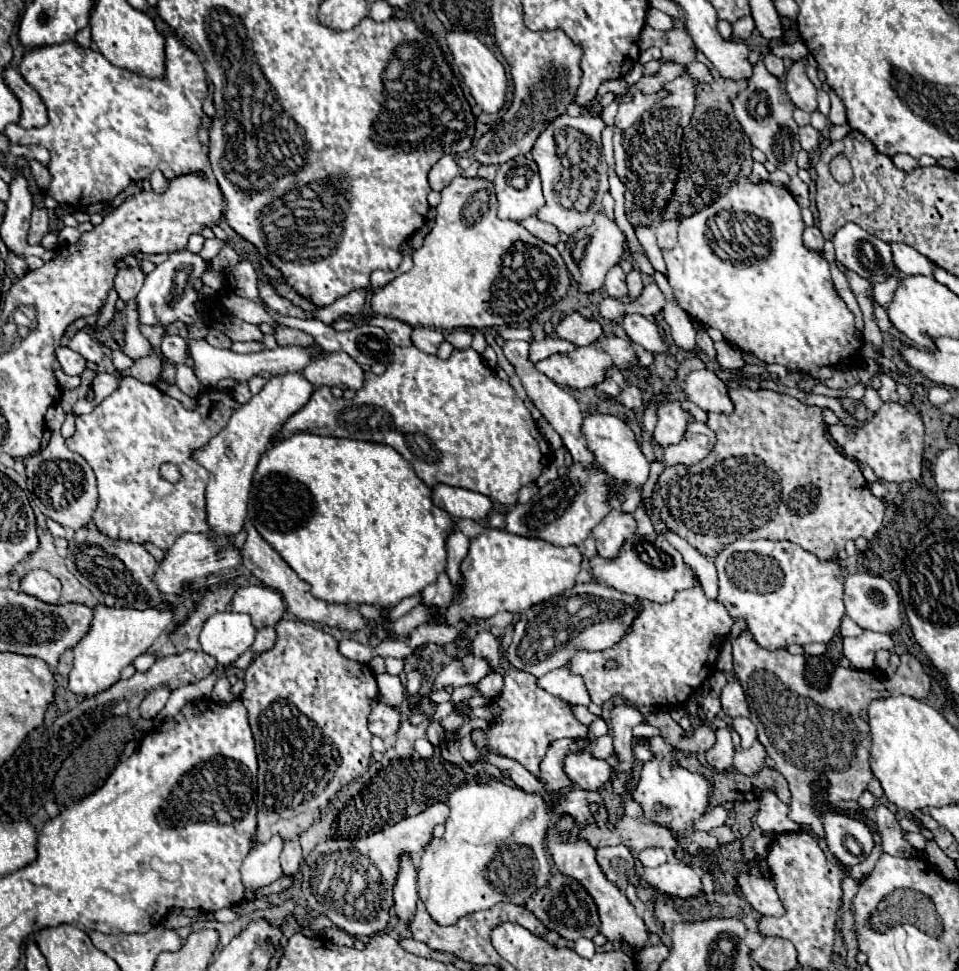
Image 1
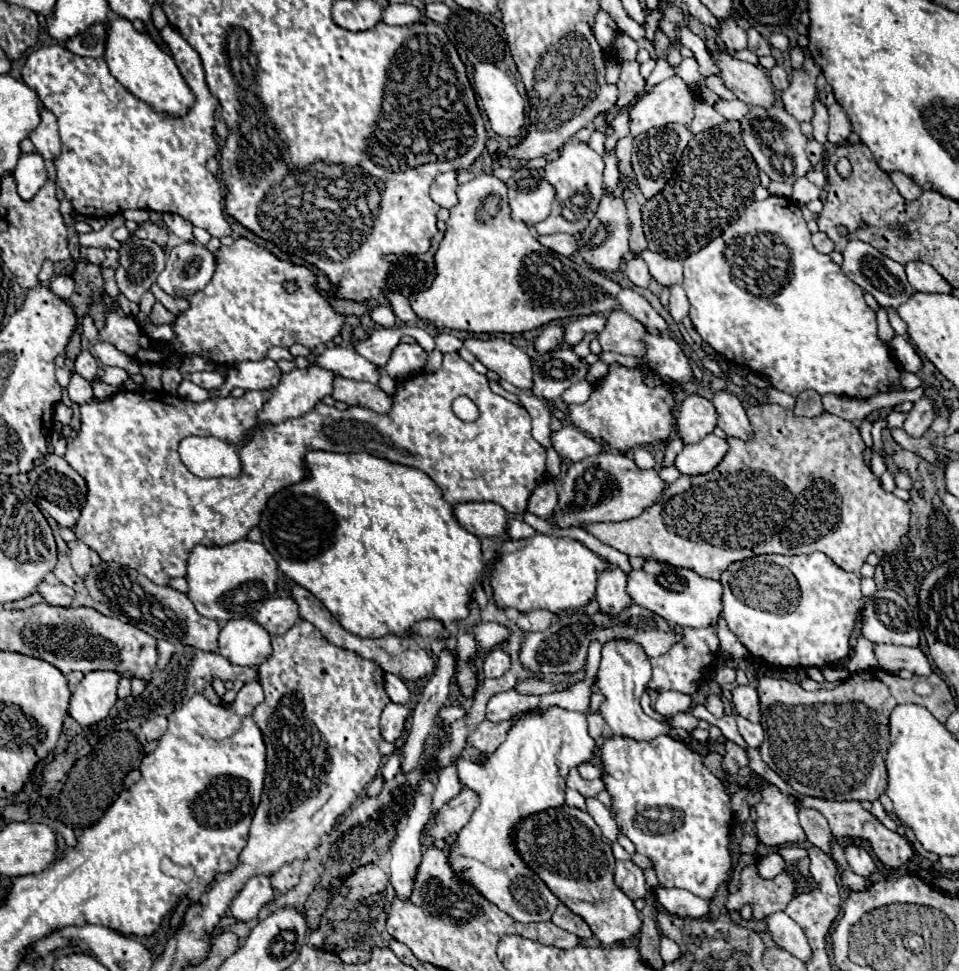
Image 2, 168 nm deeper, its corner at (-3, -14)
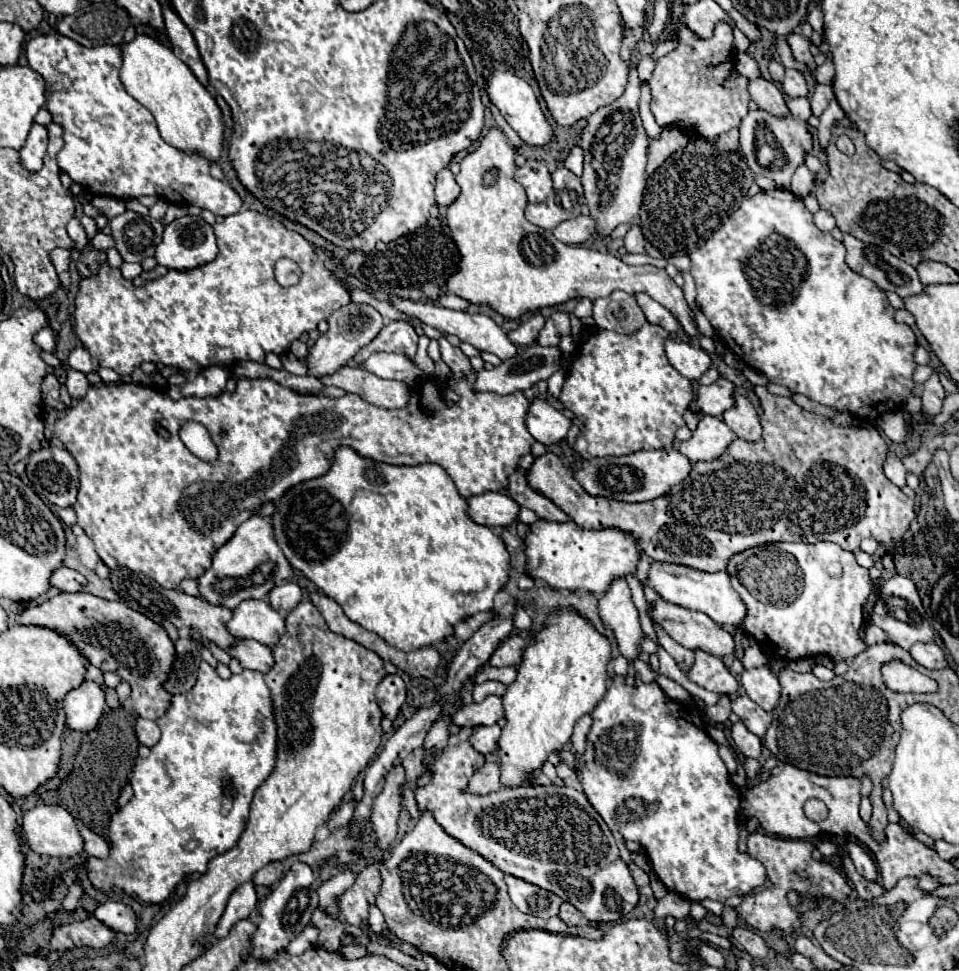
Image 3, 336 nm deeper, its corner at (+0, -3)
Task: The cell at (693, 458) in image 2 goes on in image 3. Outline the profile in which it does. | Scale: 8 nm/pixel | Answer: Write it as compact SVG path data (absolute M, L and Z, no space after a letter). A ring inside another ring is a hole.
M703 416L697 424L697 430L687 442L679 444L679 452L689 456L693 462L709 462L719 458L729 442L735 438L735 432L719 418Z

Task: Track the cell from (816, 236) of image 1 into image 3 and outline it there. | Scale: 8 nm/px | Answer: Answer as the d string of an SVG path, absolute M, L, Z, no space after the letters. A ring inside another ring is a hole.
M819 210L819 212L813 216L813 220L815 220L815 226L821 228L823 232L831 232L831 230L835 228L835 218L833 218L829 212L825 212L825 210Z

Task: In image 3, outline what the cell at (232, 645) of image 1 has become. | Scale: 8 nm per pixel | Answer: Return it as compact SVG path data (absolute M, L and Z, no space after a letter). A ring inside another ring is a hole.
M245 600L233 610L233 618L225 628L237 640L257 640L273 646L285 634L285 620L267 600Z

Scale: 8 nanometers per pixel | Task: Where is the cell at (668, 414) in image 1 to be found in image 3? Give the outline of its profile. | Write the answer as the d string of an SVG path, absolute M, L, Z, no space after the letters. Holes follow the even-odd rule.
M719 378L711 386L699 386L695 390L697 410L705 416L721 416L727 408L735 404L733 400L733 384L729 380Z

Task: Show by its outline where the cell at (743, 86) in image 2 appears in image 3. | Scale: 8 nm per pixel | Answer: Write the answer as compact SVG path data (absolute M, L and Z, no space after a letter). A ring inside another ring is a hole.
M759 76L755 80L749 80L747 88L749 88L751 100L755 100L755 104L761 110L773 116L789 116L789 108L785 104L783 92L771 80L765 80L763 76Z

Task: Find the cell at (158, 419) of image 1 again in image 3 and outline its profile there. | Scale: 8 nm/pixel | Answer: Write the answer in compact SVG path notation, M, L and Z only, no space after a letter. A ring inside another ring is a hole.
M445 336L439 338L439 346L441 346L441 358L443 362L451 368L451 376L441 384L439 380L423 380L419 384L415 384L411 388L411 400L405 408L399 410L385 410L373 404L363 404L363 400L357 394L345 394L343 398L325 398L325 396L313 396L313 394L297 394L291 388L285 388L269 378L255 378L255 380L247 380L247 378L239 378L237 380L237 388L235 392L221 392L221 396L213 396L213 398L197 398L197 396L189 396L189 398L181 398L181 400L173 400L167 396L165 390L155 390L149 386L141 386L141 384L113 384L113 386L91 386L89 392L77 400L63 418L59 418L55 422L55 436L65 444L65 448L73 454L73 458L79 464L79 478L81 478L81 486L79 486L79 494L77 494L77 502L73 504L73 510L77 514L77 524L85 530L85 534L93 540L99 558L109 566L127 566L133 572L141 572L149 578L153 578L157 584L161 584L163 588L179 588L183 578L199 578L211 564L211 556L215 554L215 550L219 546L223 546L233 532L237 530L239 524L243 524L251 514L255 514L257 508L261 508L267 502L279 500L283 496L283 492L299 482L311 480L311 478L319 478L323 476L329 466L331 466L331 450L335 450L337 446L351 446L355 452L359 452L365 458L377 460L377 462L387 462L387 464L423 464L423 462L433 462L439 464L443 470L447 470L447 474L453 478L457 492L463 498L471 498L475 494L483 494L483 492L503 492L509 488L509 476L519 468L519 460L525 454L531 454L531 446L535 444L533 436L529 434L529 430L525 428L525 416L529 410L529 400L523 396L523 392L513 392L509 396L497 396L495 392L473 392L473 388L469 388L469 384L473 384L473 376L477 376L477 372L473 370L469 358L453 344L447 342ZM453 390L461 396L459 402L449 402L445 398L445 392ZM195 420L199 424L203 424L211 438L215 440L215 444L219 446L219 456L215 462L201 462L197 460L179 440L177 432L181 428L181 424ZM157 424L163 426L169 436L161 436L157 432Z

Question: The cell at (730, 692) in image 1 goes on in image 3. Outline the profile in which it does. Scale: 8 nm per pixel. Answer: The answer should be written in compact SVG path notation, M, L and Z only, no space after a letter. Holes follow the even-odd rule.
M767 666L743 670L739 676L739 682L745 694L763 710L771 712L775 708L779 698L779 680Z

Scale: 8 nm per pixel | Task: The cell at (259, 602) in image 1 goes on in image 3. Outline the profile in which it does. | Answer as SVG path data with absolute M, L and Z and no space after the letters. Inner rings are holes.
M285 582L269 592L269 604L277 612L291 612L301 602L301 588L295 582Z

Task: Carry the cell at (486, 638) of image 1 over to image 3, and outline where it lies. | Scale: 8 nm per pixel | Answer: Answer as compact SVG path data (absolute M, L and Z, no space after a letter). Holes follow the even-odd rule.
M517 634L505 638L489 658L491 666L519 666L521 664L521 650L525 646L525 640Z

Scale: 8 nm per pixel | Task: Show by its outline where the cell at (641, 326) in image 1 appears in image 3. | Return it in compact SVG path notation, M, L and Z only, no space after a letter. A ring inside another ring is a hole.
M669 338L663 342L663 346L665 346L665 354L667 354L669 364L689 380L699 380L699 376L711 366L709 354L701 348L693 348L687 342L679 342L679 340Z

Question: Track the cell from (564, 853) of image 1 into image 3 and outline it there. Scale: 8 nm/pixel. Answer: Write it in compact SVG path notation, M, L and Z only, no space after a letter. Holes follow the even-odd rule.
M461 728L459 734L449 738L449 746L443 754L439 754L435 766L433 766L433 780L429 786L417 788L415 778L423 770L423 750L413 750L405 760L403 766L407 770L407 782L411 790L415 792L415 800L419 804L419 810L433 812L435 820L443 826L447 834L469 846L471 850L479 852L485 860L493 862L499 870L523 878L531 884L537 884L553 894L557 894L561 900L571 902L589 922L617 922L619 918L627 916L637 904L639 894L637 886L629 874L627 864L621 860L617 844L613 840L611 830L601 820L597 810L585 800L585 794L569 788L569 786L553 786L553 784L539 784L539 786L527 786L527 788L503 788L497 792L491 792L487 796L473 796L465 794L465 786L469 782L469 776L473 774L475 766L483 764L483 756L471 748L467 742L473 728Z

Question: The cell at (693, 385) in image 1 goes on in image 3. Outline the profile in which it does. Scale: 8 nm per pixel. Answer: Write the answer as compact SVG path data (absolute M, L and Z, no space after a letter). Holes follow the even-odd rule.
M735 394L735 406L729 408L725 414L723 414L723 422L743 440L747 442L755 442L761 438L761 424L759 424L759 416L753 408L753 404L741 396L741 394Z

